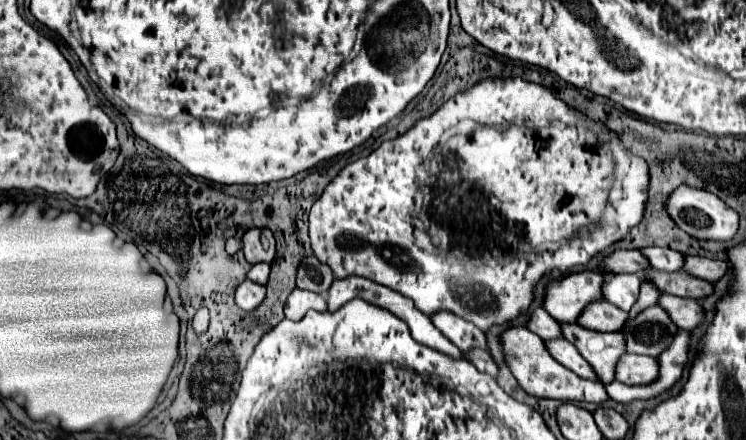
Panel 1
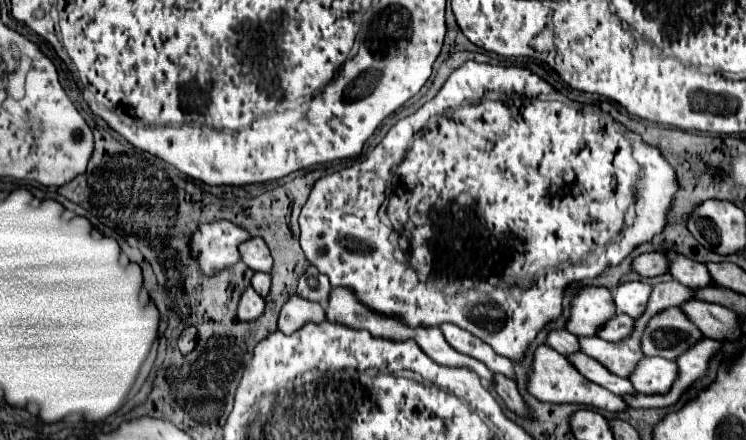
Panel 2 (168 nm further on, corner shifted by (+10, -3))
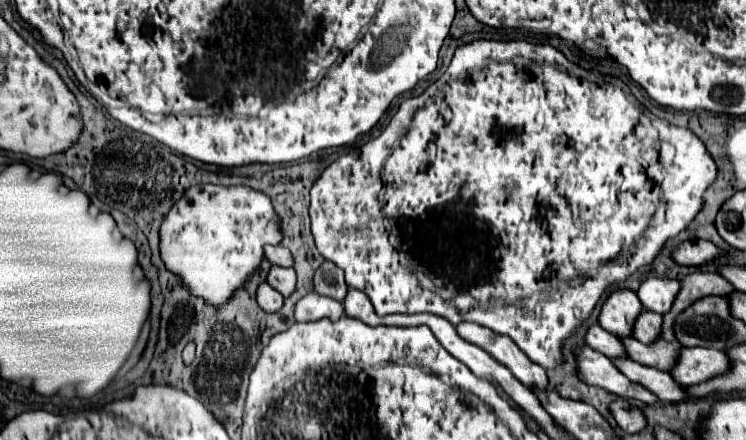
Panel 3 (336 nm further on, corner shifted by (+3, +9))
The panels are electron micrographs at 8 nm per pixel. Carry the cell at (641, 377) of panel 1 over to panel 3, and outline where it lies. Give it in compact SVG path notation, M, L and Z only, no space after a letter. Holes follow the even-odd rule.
M681 348L669 374L677 384L687 386L709 380L711 376L719 376L723 368L727 368L727 356L721 350Z

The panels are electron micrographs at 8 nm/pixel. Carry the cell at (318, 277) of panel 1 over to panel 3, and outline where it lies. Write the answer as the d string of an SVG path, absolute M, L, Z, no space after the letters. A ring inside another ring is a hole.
M323 262L319 266L319 270L313 276L313 286L315 292L335 298L335 300L343 300L347 294L347 284L343 280L343 270L339 270L333 262Z

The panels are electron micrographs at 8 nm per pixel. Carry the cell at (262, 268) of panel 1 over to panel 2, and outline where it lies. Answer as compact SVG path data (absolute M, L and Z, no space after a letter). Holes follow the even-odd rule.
M256 272L254 278L252 278L252 288L262 296L266 298L268 292L270 292L270 274L264 274L264 272Z

